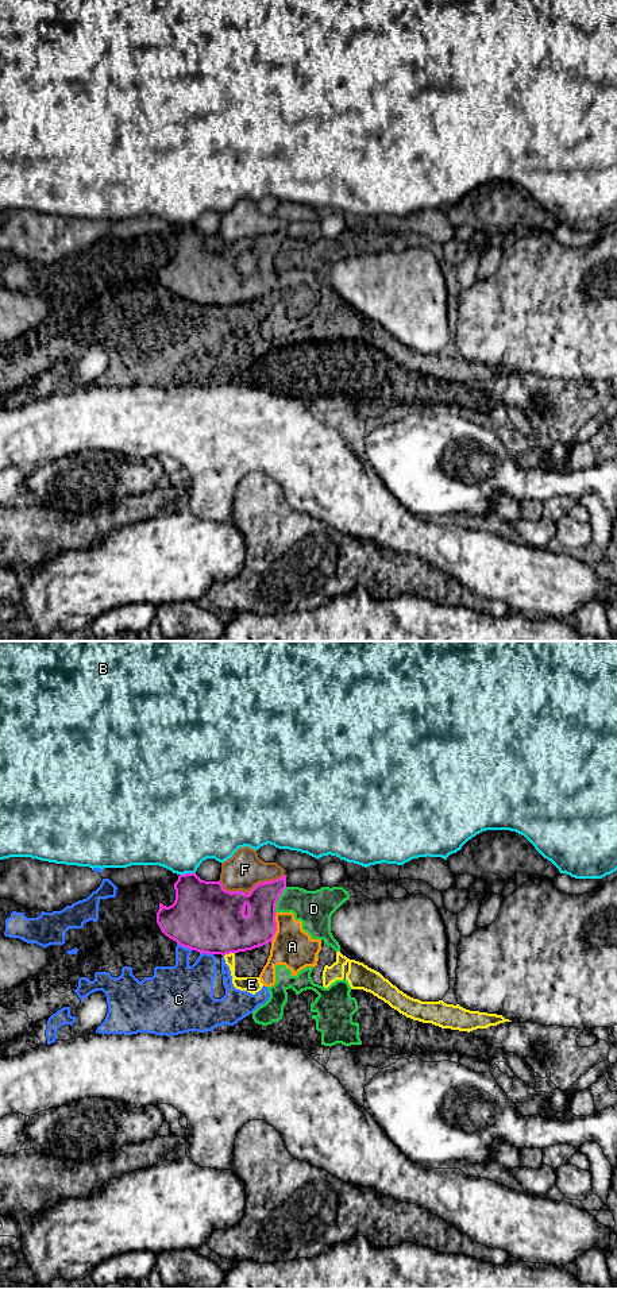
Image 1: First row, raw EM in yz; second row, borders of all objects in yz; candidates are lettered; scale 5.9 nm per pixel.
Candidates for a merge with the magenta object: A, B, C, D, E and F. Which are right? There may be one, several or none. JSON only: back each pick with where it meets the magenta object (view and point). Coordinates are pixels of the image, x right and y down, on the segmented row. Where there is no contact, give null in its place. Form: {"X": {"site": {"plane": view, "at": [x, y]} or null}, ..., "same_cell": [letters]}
{"A": {"site": {"plane": "yz", "at": [276, 927]}}, "same_cell": ["A"]}

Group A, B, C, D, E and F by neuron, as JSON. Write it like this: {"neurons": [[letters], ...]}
{"neurons": [["A"], ["B"], ["C", "D", "E"], ["F"]]}

